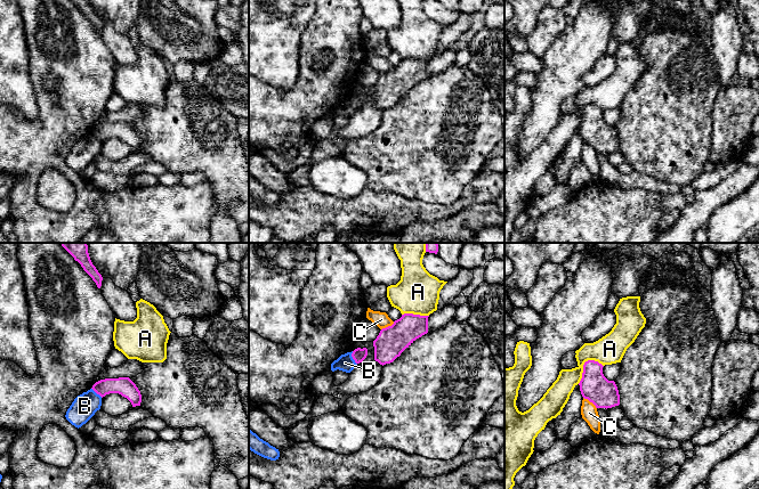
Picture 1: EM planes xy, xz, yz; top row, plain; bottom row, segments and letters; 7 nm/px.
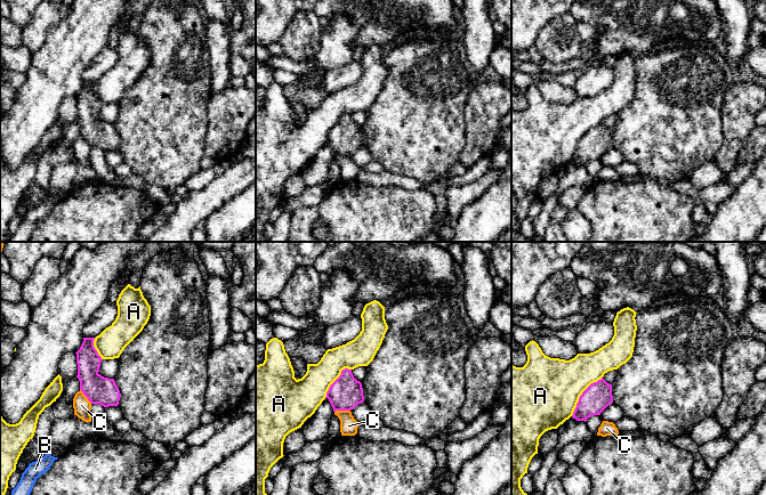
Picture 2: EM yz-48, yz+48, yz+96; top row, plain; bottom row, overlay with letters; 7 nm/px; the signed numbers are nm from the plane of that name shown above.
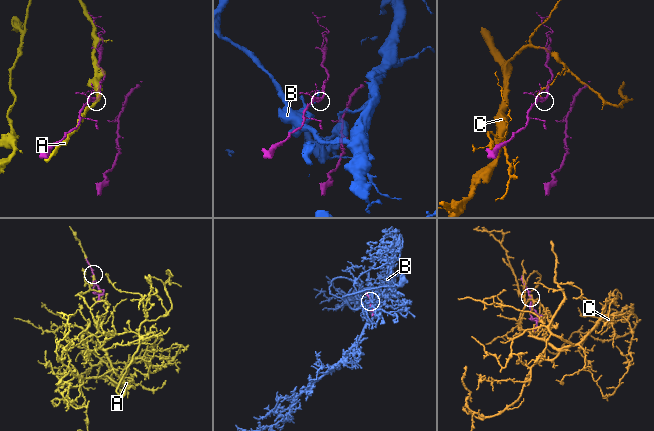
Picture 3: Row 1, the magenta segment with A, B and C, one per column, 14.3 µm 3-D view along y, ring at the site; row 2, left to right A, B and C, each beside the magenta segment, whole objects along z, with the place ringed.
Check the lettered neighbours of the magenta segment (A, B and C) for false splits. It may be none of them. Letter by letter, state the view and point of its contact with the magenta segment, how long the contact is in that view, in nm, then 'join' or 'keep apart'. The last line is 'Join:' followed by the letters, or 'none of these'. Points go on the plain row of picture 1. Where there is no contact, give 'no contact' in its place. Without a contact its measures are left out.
A: yz (584, 108) | 220 nm | keep apart
B: xz (353, 103) | 100 nm | keep apart
C: yz (590, 146) | 130 nm | keep apart
Join: none of these

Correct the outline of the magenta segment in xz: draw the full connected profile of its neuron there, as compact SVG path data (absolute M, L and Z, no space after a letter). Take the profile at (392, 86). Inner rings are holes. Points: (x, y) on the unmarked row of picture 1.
M404 58L391 71L382 73L373 85L374 105L382 111L393 107L417 83L428 78L428 62Z

